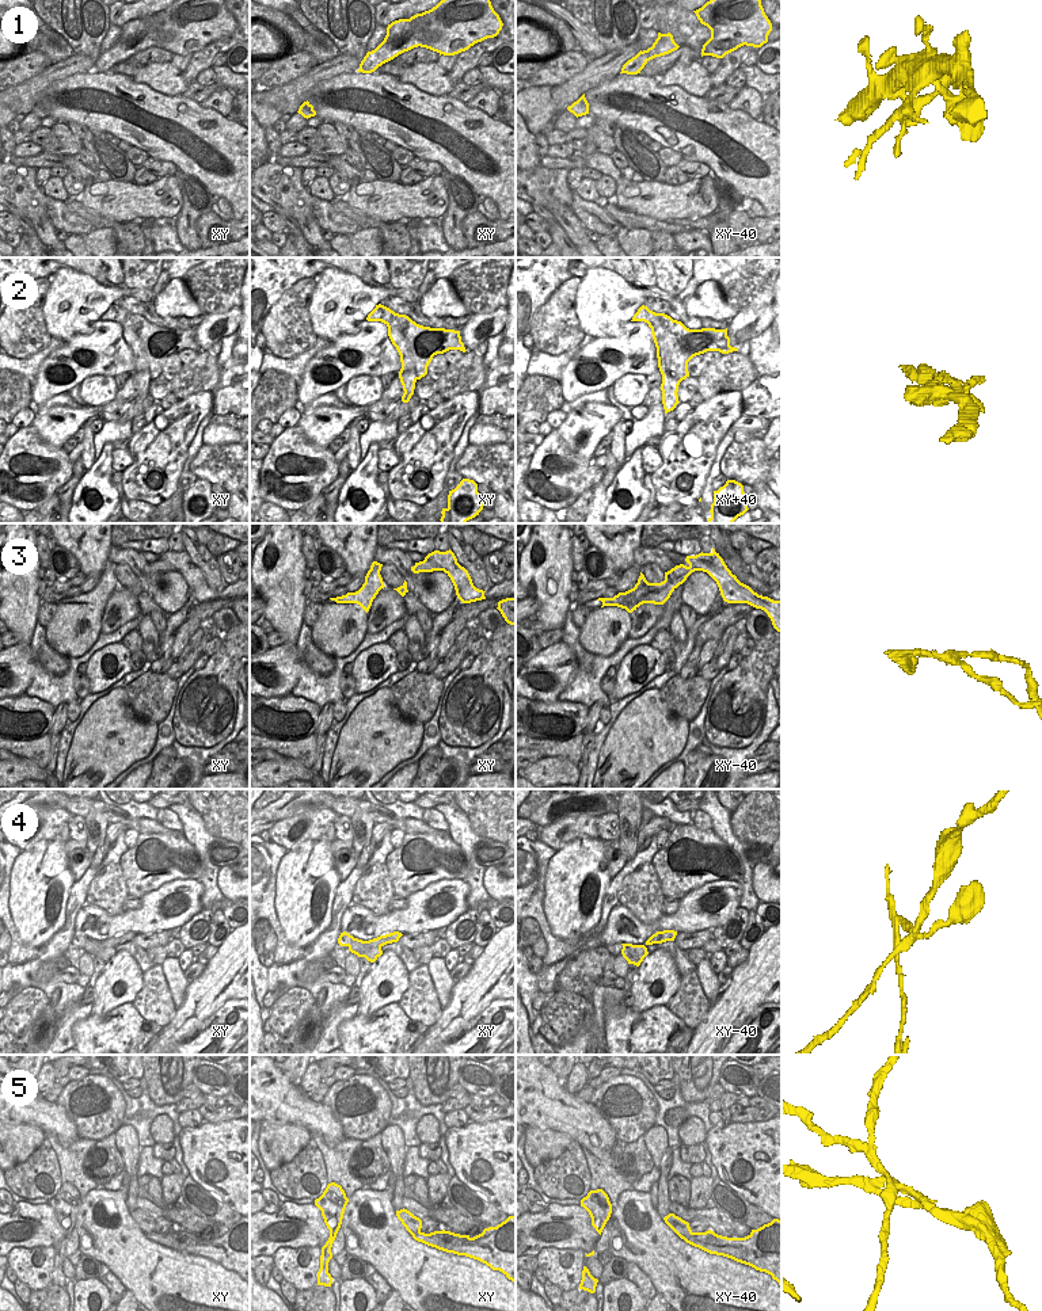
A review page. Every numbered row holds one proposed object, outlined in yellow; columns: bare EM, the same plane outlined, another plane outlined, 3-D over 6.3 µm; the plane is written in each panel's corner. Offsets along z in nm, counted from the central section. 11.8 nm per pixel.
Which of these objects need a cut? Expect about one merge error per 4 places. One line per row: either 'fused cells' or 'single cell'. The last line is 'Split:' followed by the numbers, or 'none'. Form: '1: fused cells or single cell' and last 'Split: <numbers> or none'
1: fused cells
2: fused cells
3: fused cells
4: fused cells
5: fused cells
Split: 1, 2, 3, 4, 5

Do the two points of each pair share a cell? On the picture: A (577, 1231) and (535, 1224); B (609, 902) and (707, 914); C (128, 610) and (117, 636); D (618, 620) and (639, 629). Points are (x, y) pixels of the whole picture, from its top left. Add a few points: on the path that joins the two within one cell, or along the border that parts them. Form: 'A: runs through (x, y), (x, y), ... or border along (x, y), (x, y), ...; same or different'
A: runs through (571, 1219), (570, 1216), (552, 1216), (547, 1222); same
B: border along (618, 903), (612, 909), (603, 932); different
C: border along (139, 601), (133, 618), (101, 633); different
D: border along (630, 613), (631, 622), (627, 637); different

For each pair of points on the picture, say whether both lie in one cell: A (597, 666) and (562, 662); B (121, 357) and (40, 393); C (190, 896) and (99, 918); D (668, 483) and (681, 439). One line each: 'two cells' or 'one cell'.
A: two cells
B: one cell
C: one cell
D: one cell

